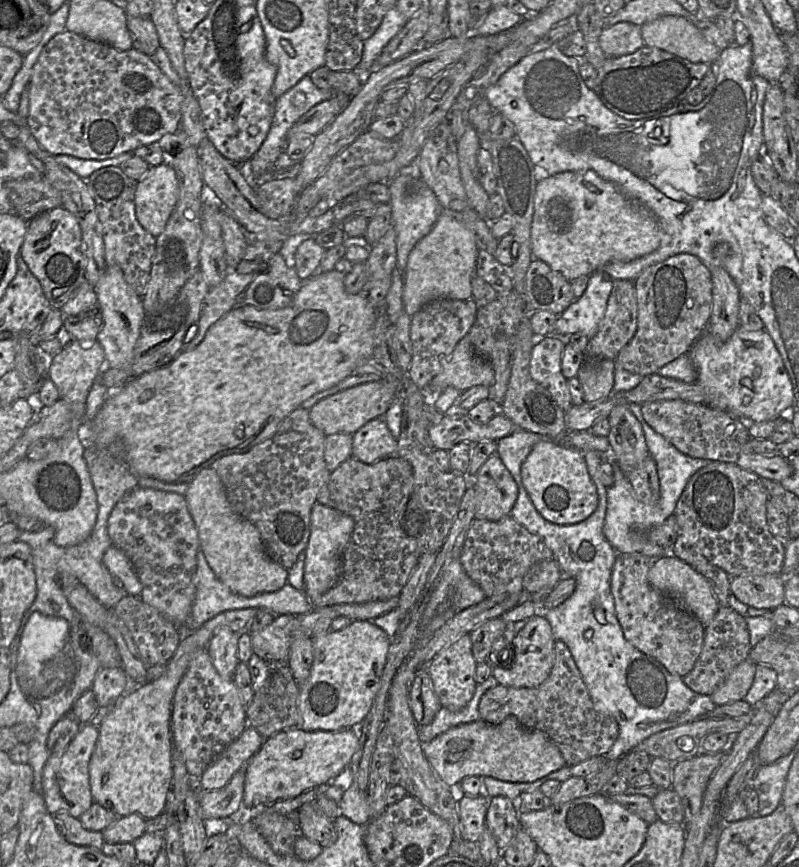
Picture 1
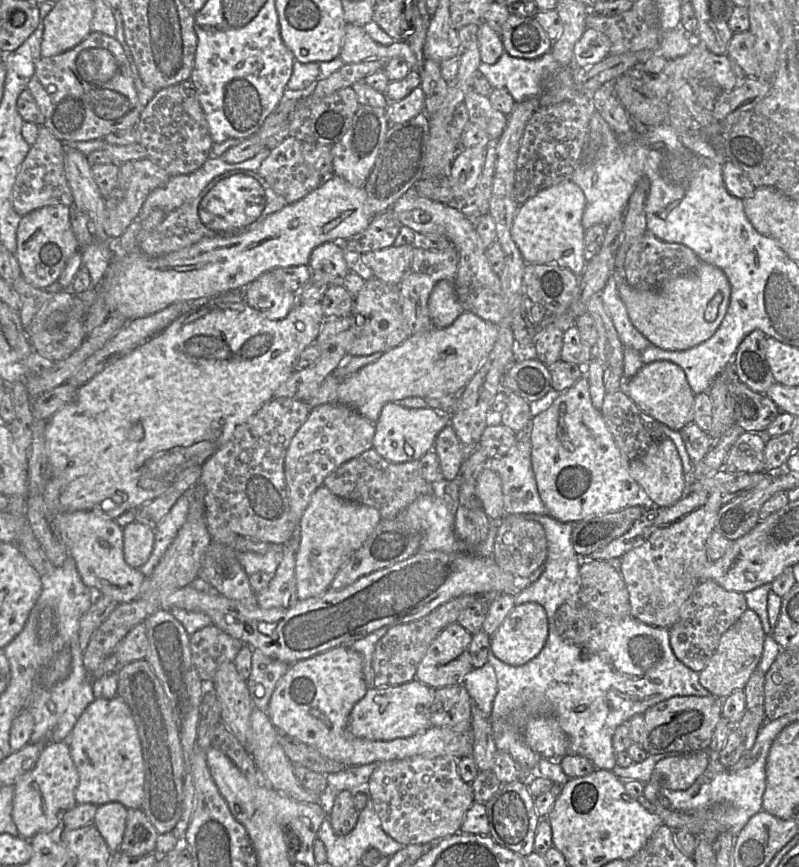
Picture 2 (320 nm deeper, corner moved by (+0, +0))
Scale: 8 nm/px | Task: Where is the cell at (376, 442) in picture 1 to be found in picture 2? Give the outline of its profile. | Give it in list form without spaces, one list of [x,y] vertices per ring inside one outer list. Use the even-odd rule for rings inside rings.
[[[388,402],[383,406],[379,419],[375,423],[373,448],[392,463],[420,460],[426,452],[433,449],[438,434],[451,423],[450,415],[430,407],[409,409],[394,402]]]

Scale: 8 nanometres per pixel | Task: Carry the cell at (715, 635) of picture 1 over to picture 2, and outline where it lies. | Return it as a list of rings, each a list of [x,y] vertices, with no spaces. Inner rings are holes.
[[[711,580],[700,582],[682,605],[678,620],[669,628],[669,644],[675,657],[689,669],[701,672],[716,651],[721,636],[746,609],[742,593],[726,591]]]

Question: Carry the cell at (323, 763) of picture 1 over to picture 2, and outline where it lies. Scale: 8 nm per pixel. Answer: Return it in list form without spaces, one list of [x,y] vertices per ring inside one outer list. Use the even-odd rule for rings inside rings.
[[[416,678],[396,686],[368,688],[365,696],[353,707],[349,715],[348,728],[357,737],[369,740],[393,740],[415,735],[432,726],[430,715],[431,706],[434,703],[435,689],[423,684]]]

